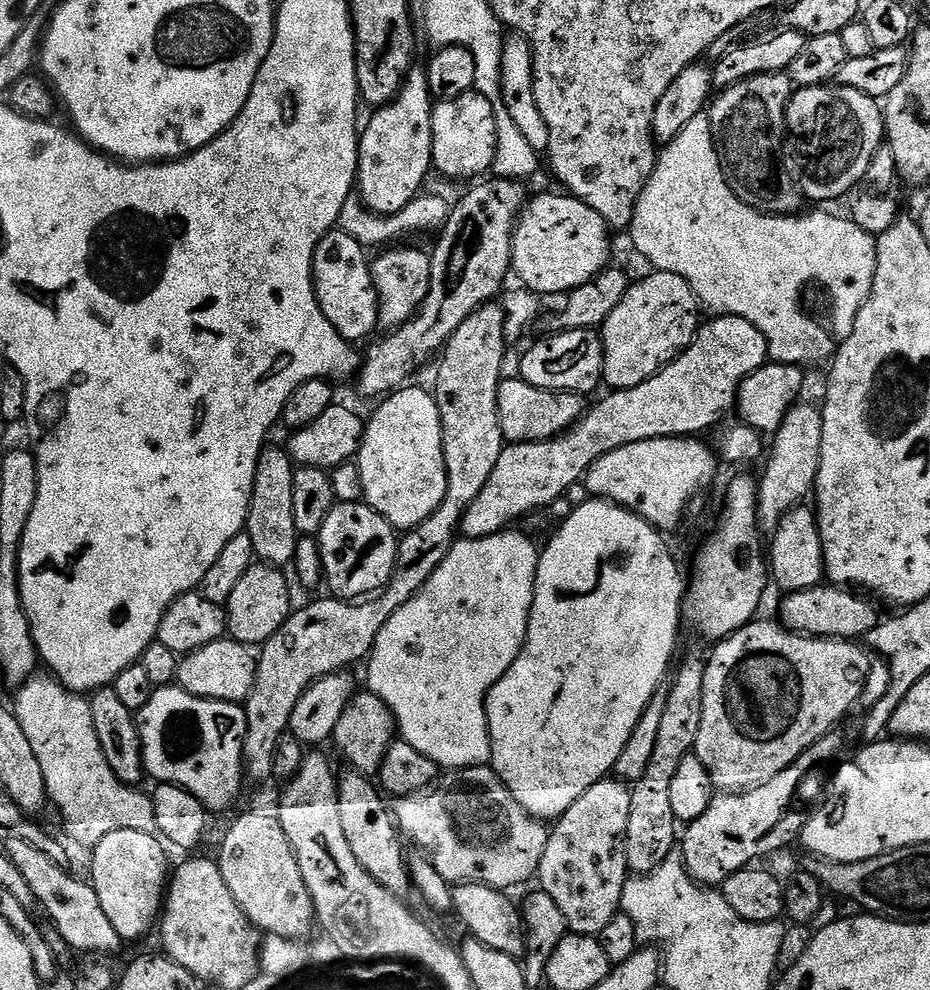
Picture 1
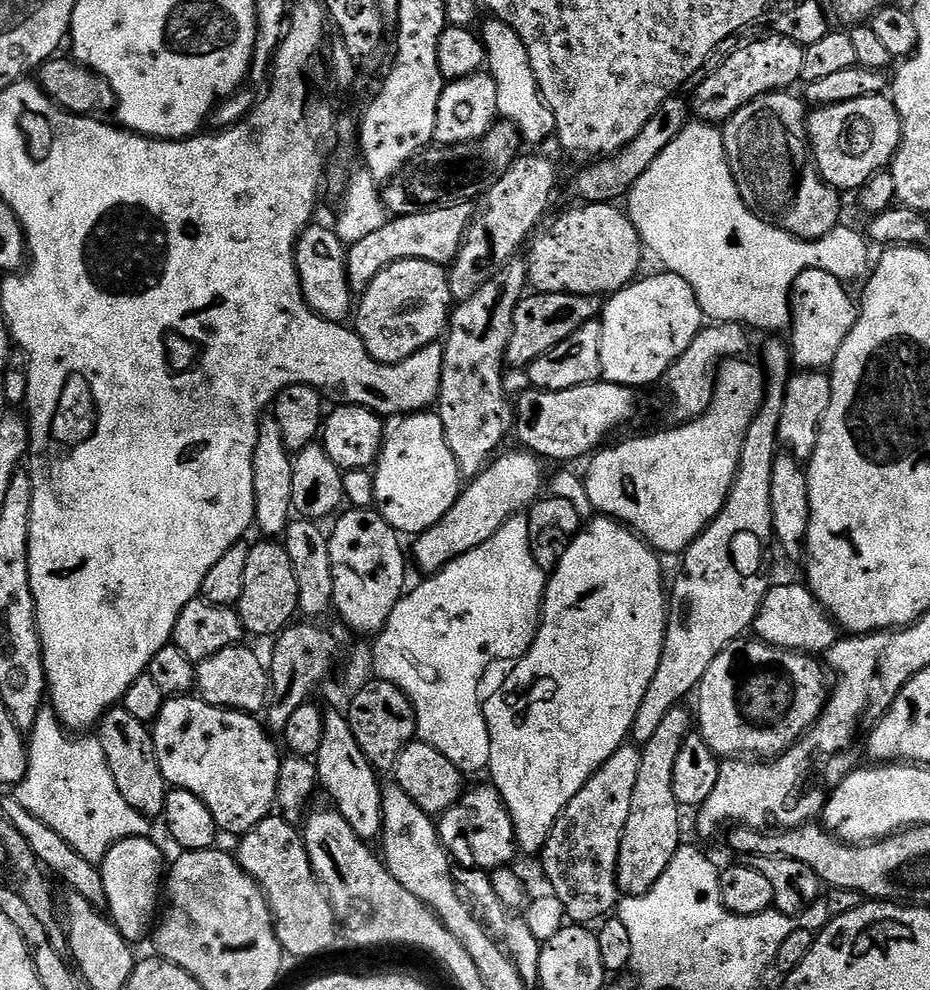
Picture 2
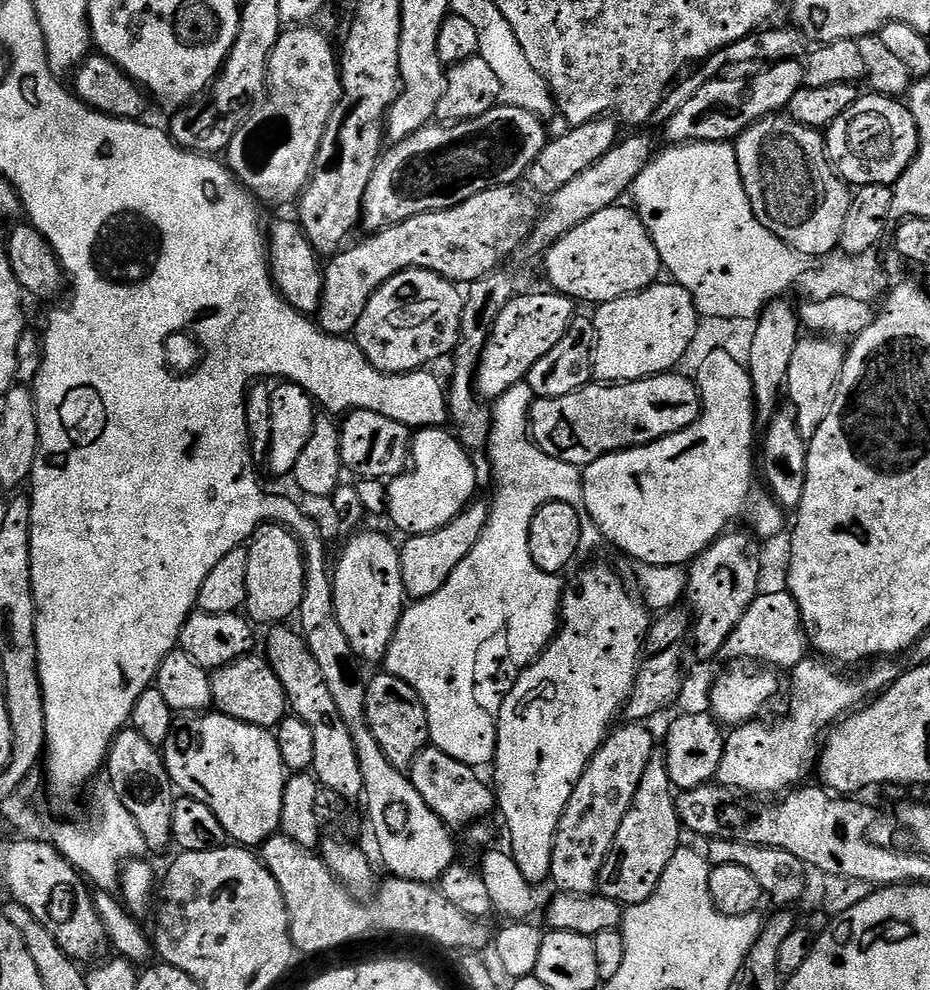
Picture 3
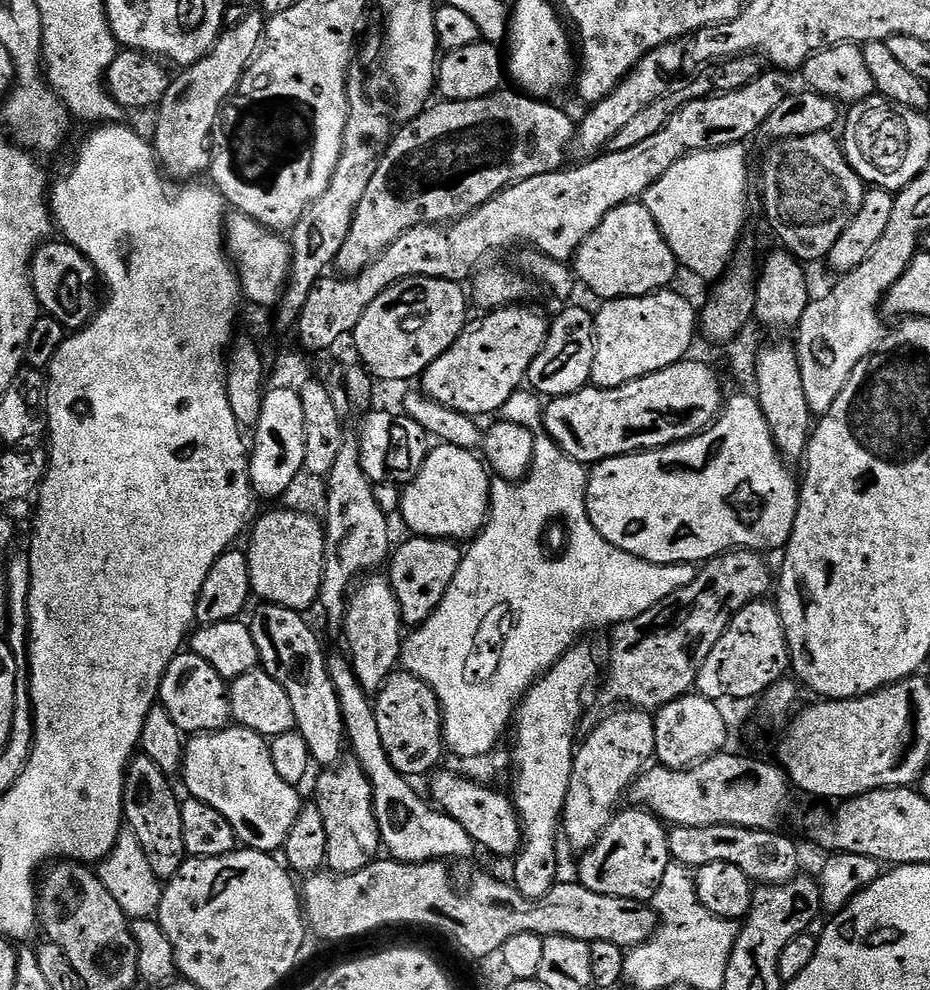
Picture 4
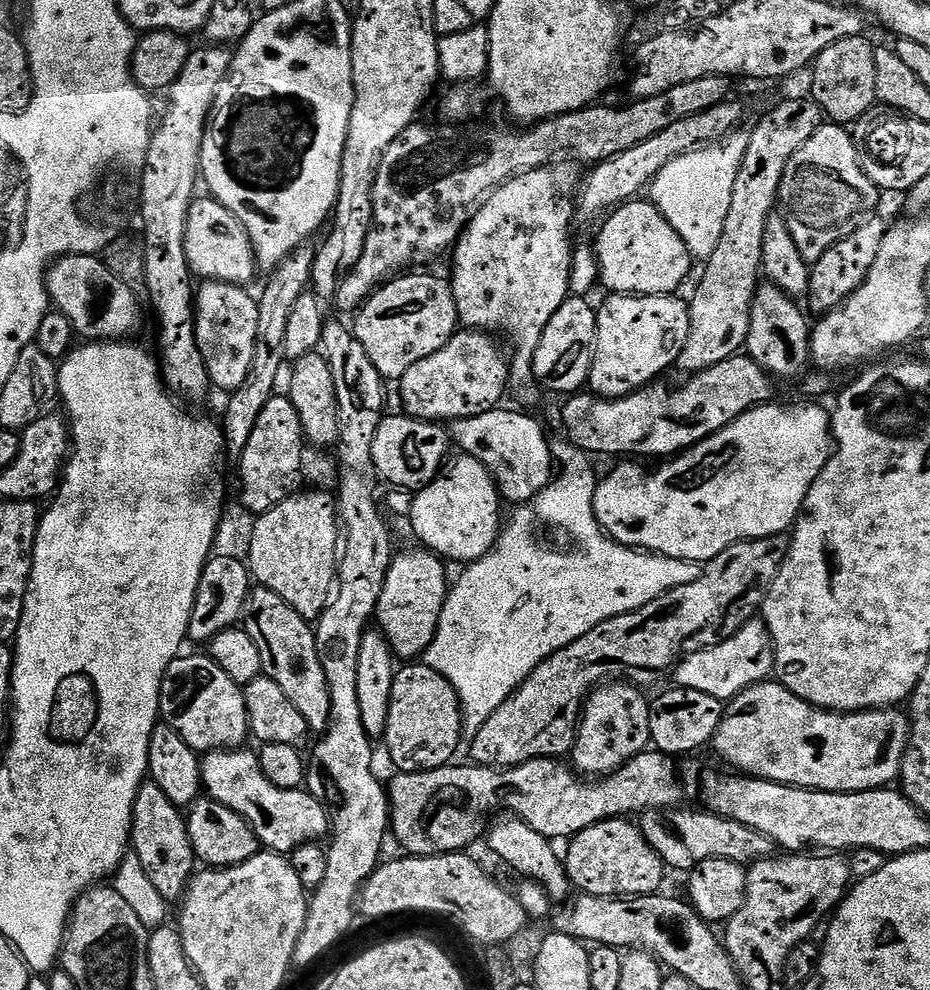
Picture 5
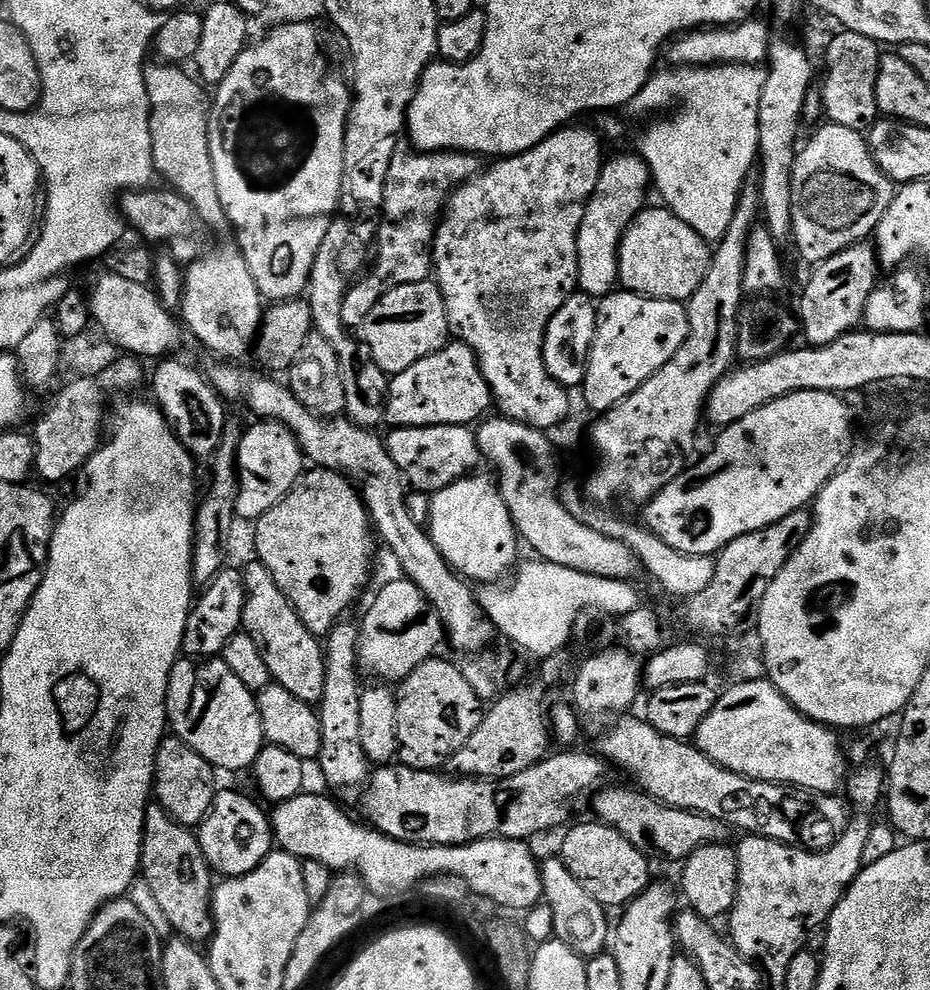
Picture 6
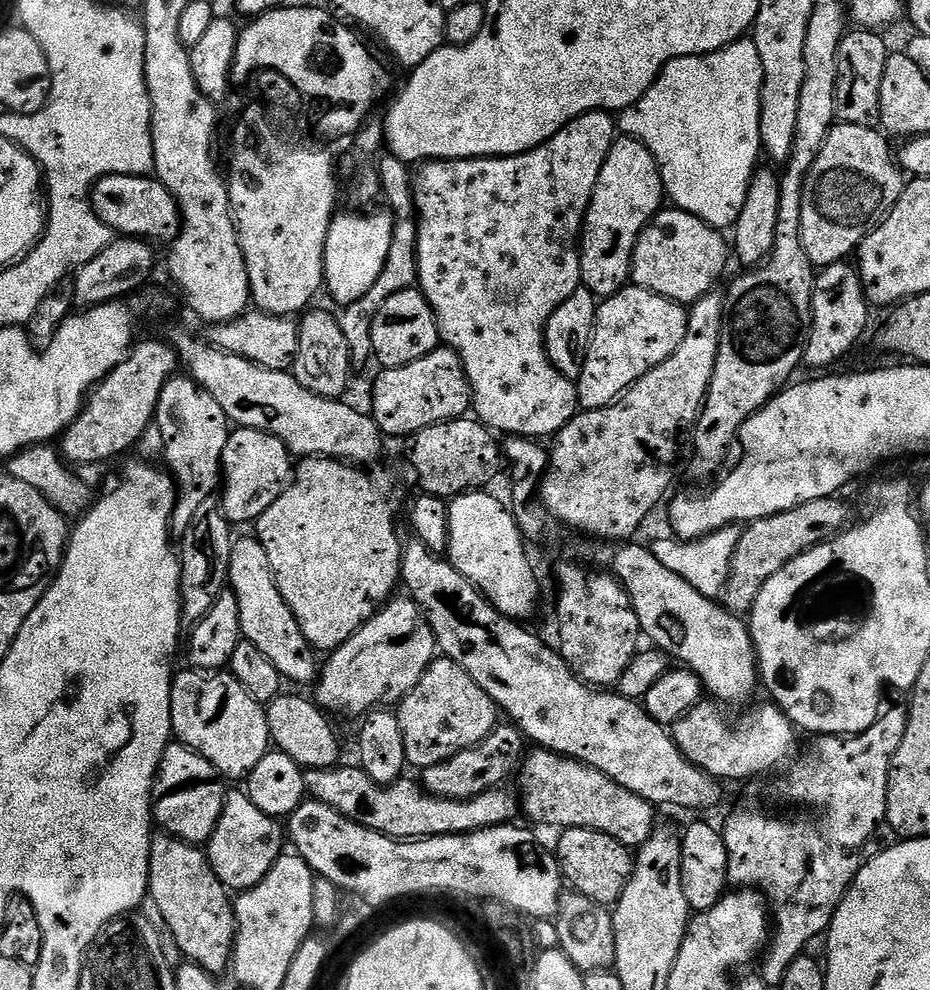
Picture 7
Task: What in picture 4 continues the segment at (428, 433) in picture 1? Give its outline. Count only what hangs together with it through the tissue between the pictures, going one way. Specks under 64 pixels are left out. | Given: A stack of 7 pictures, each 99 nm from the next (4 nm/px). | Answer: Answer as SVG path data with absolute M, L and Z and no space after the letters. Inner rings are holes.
M443 442L433 447L422 470L403 489L400 497L399 515L404 516L409 533L453 542L467 541L479 533L488 518L494 480L485 461L476 454L471 448L459 448Z

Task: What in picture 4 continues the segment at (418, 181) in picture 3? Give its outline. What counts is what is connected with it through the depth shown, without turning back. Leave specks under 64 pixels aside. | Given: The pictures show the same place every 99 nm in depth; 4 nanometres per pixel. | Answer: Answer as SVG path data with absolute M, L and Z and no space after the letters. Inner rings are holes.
M501 90L499 92L492 92L486 98L482 98L481 100L444 100L443 102L439 102L440 104L433 103L431 106L425 108L424 113L420 116L415 116L413 120L407 121L403 125L404 128L395 133L392 137L392 143L388 145L388 148L384 152L383 156L380 157L380 165L378 166L378 170L374 170L374 178L370 178L370 186L366 186L366 194L362 194L362 202L358 202L358 210L354 214L354 222L350 226L350 234L346 234L346 243L342 246L342 250L338 250L338 258L336 259L334 268L337 273L341 277L344 278L351 278L353 276L359 276L362 270L366 270L366 266L370 266L375 260L383 254L386 249L389 248L391 244L393 244L398 238L402 238L402 234L406 234L406 230L410 230L418 226L419 224L435 224L437 226L447 226L457 220L462 219L464 216L468 216L472 212L476 211L477 208L482 207L486 202L490 202L497 196L503 188L509 188L512 184L517 184L518 182L522 182L526 178L538 178L538 174L550 174L551 172L559 172L561 169L565 167L566 161L564 159L568 156L568 148L569 152L570 149L573 147L576 132L577 132L577 125L574 123L572 124L572 120L570 117L567 116L566 113L563 112L560 108L555 108L554 105L548 104L552 102L545 102L543 99L540 98L533 98L531 95L528 94L521 94L519 91L511 90L512 92L507 92L507 90Z

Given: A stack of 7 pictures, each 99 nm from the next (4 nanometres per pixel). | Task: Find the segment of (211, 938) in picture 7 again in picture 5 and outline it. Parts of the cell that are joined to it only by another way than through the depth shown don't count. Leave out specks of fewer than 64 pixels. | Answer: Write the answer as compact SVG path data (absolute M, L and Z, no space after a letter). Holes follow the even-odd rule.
M145 782L134 798L130 848L138 862L142 862L142 867L150 877L150 882L154 882L158 894L162 894L166 901L179 901L188 886L188 881L197 871L198 861L194 854L194 846L190 846L185 813L176 808L174 802L170 802L170 798L166 798L166 794L157 784Z

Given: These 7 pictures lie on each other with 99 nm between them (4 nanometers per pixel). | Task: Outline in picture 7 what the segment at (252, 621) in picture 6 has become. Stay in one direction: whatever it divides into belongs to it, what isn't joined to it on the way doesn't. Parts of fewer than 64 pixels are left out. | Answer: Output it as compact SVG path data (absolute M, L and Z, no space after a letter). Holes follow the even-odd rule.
M255 538L237 539L232 546L230 570L228 571L230 591L238 598L238 614L240 615L240 634L250 641L270 662L285 681L296 684L311 685L318 676L317 653L308 647L306 634L302 634L302 626L294 618L290 606L286 606L286 598L276 585L276 579L270 566L270 558L266 558L266 550L262 542Z

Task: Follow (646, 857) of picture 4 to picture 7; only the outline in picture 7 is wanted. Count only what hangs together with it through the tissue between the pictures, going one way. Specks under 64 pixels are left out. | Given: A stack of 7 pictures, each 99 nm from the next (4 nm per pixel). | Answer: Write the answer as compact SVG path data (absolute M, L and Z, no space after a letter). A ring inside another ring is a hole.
M566 828L559 833L560 841L554 855L560 863L560 874L575 891L605 906L615 905L622 890L632 879L633 853L622 842L589 828Z

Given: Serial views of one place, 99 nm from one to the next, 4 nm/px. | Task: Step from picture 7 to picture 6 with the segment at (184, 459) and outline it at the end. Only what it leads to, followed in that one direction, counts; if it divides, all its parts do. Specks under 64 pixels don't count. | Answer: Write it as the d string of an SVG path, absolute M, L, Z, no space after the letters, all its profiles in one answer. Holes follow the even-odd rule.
M180 358L161 359L157 363L160 365L157 366L156 373L153 376L151 373L150 384L152 380L152 392L156 395L154 403L187 452L191 452L196 458L210 458L214 450L218 450L218 442L222 438L226 419L225 401L208 383L207 375L203 371L199 372L176 359Z

